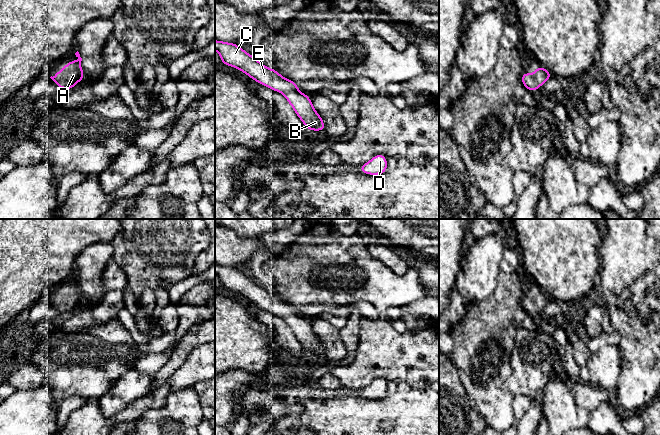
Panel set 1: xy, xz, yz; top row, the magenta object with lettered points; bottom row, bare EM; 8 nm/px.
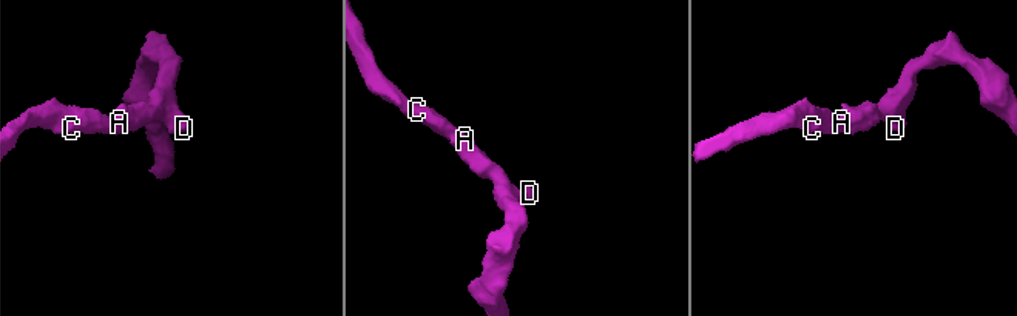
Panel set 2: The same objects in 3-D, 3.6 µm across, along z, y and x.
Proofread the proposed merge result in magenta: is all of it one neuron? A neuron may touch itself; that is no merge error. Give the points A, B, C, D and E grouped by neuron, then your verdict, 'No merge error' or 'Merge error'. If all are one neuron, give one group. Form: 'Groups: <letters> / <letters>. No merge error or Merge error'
Groups: A B C D E. No merge error

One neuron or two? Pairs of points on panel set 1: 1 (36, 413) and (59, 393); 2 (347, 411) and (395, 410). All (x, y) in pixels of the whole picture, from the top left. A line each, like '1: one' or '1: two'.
1: two
2: one

